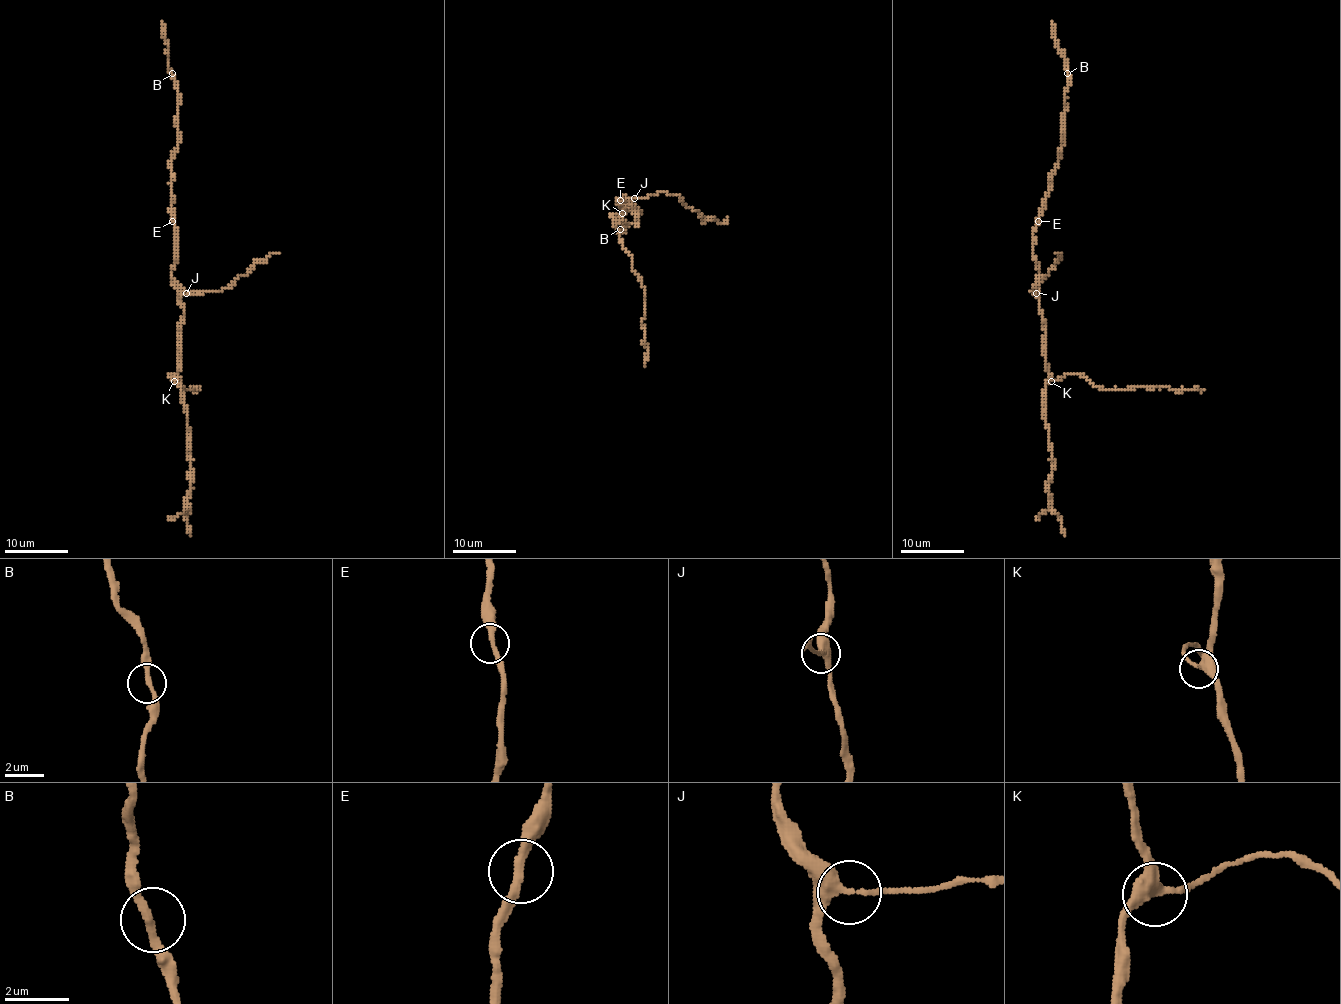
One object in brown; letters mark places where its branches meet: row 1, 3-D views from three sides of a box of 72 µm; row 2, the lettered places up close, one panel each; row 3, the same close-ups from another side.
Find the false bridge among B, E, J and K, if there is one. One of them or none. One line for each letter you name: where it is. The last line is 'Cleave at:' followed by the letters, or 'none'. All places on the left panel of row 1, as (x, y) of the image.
Cleave at: none

